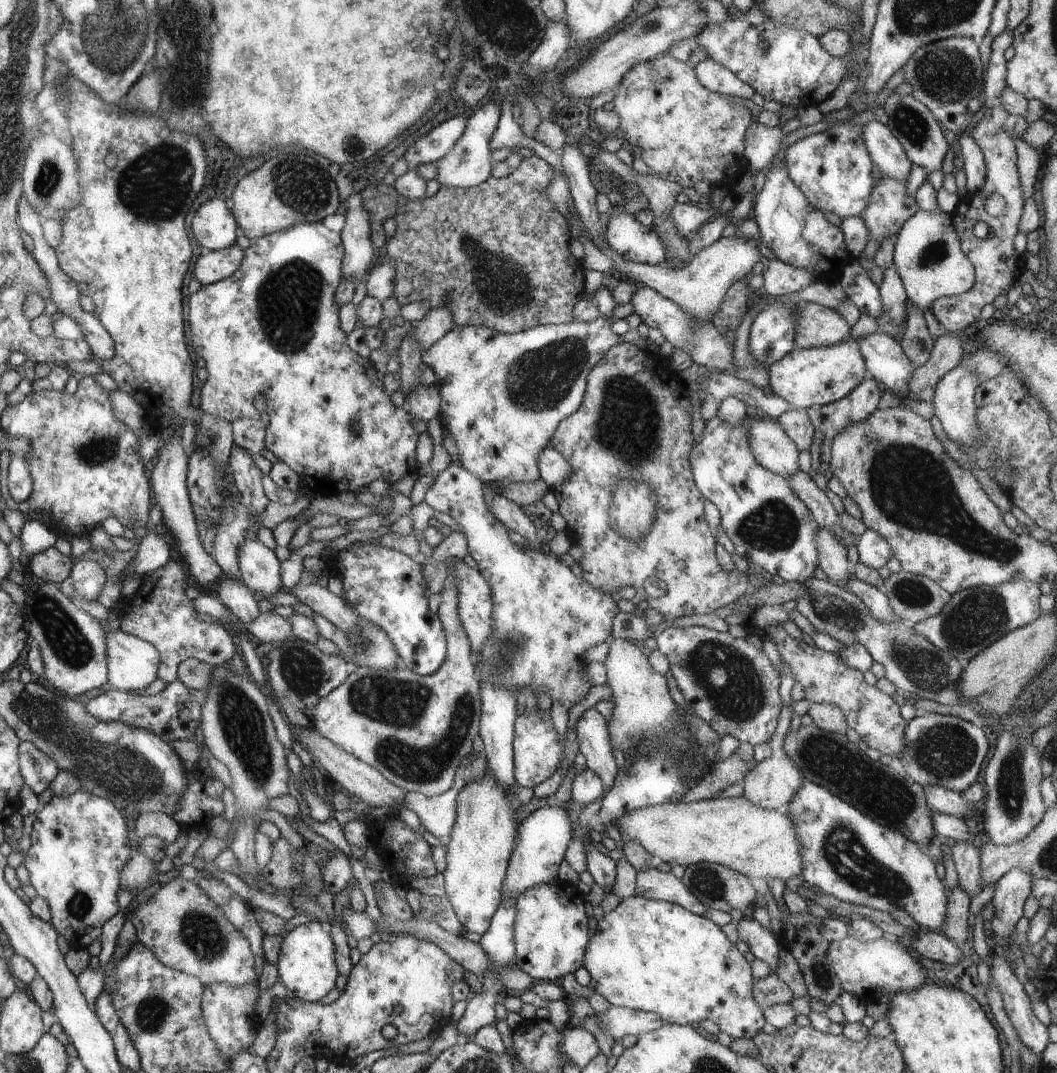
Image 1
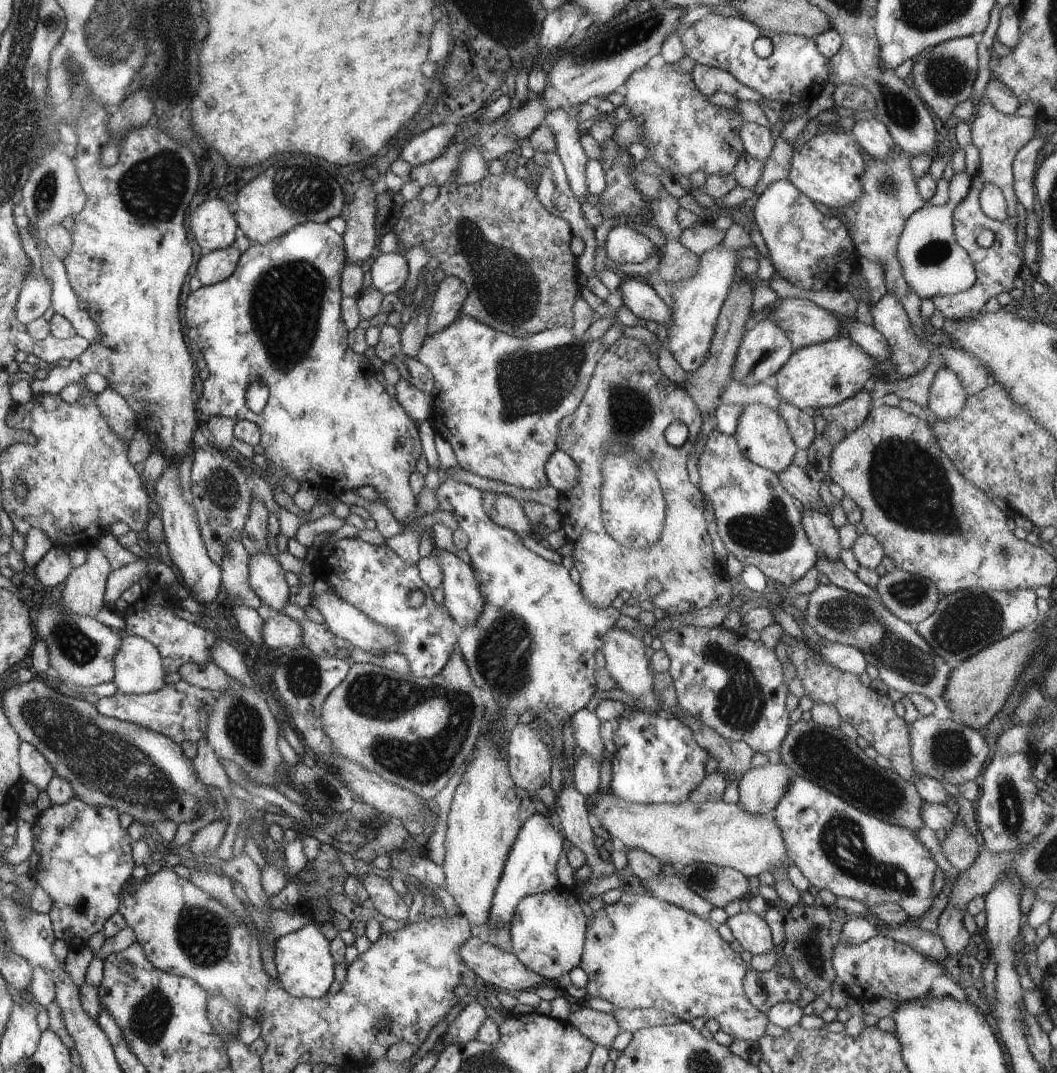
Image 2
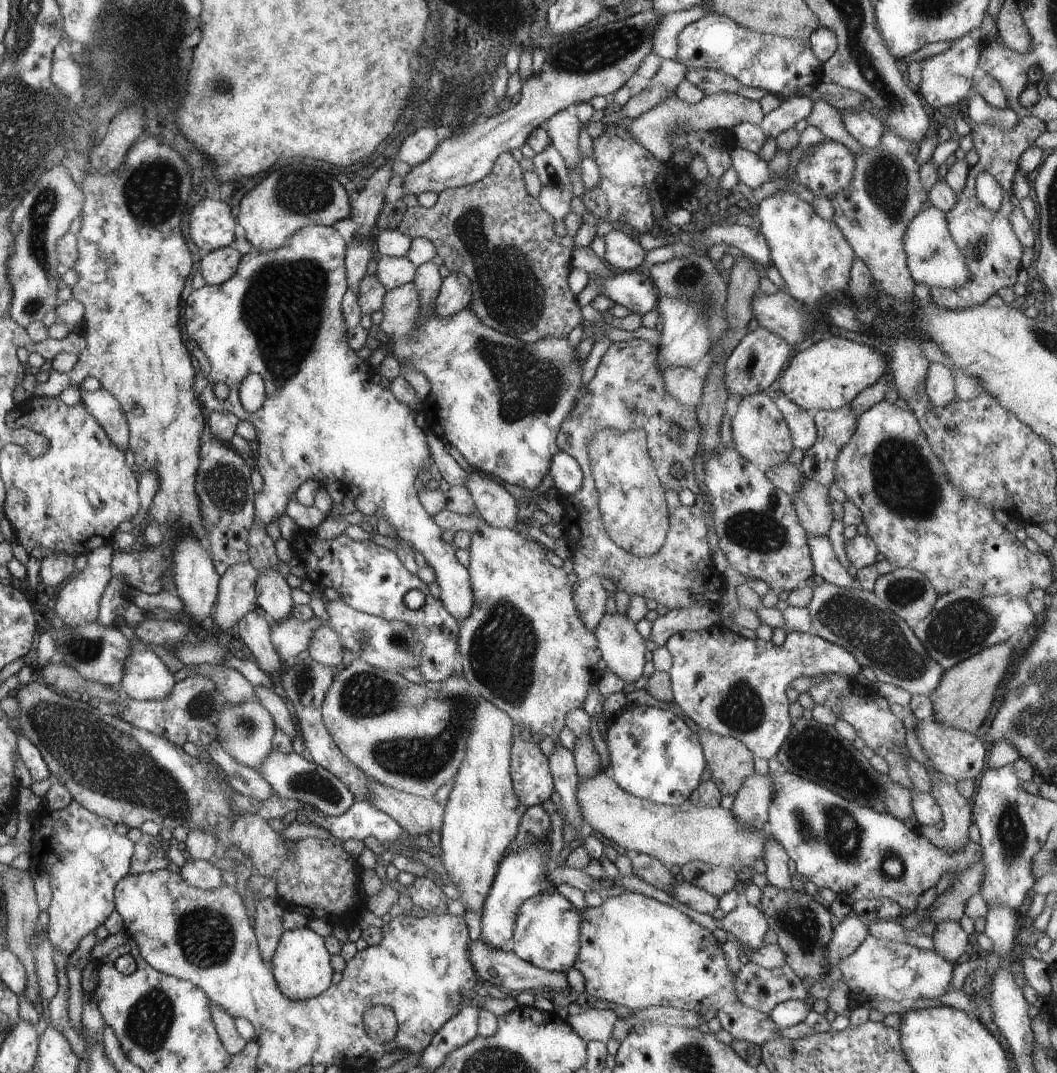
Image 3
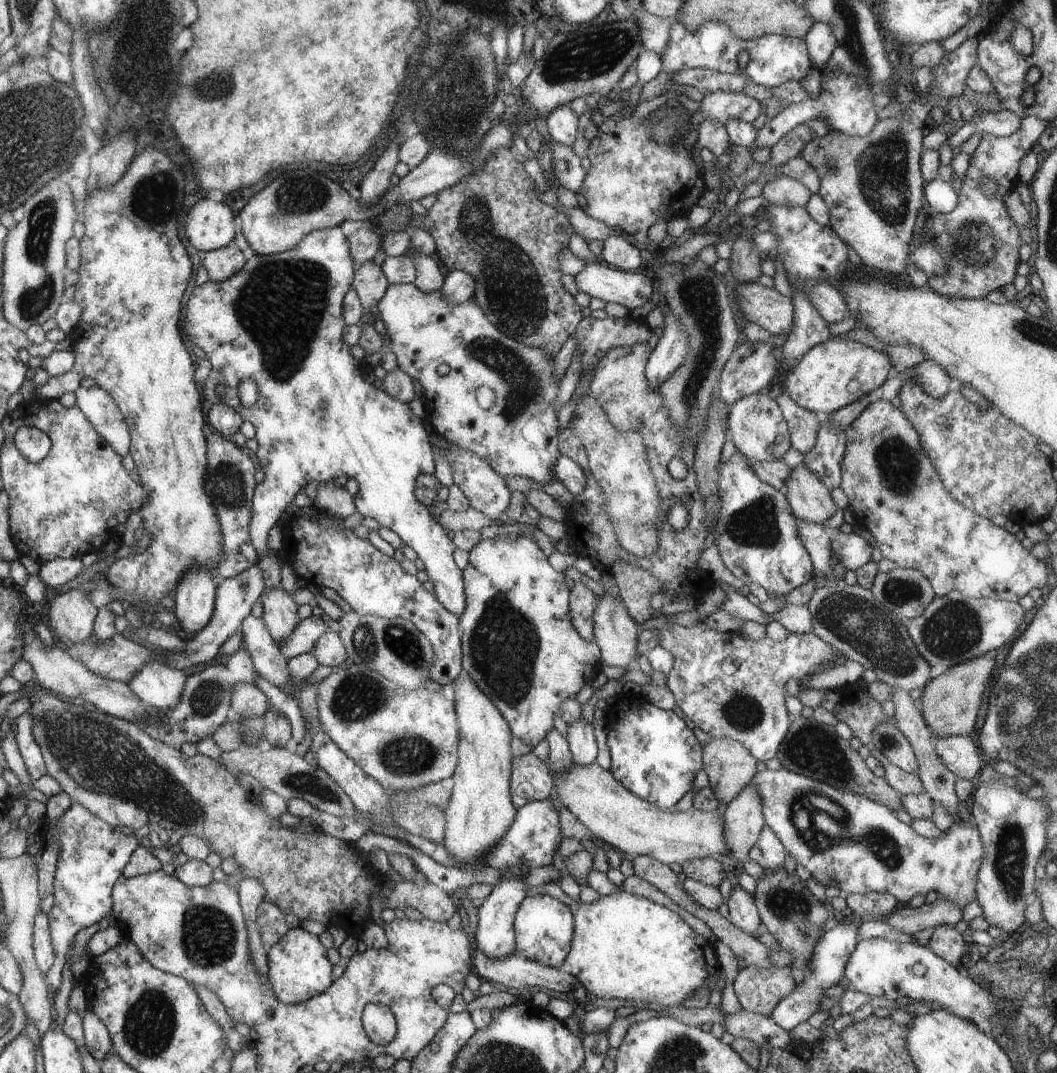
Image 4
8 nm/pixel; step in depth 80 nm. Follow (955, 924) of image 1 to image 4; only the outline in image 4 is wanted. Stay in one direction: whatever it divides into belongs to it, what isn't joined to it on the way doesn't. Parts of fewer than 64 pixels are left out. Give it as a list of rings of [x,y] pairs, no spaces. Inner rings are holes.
[[[951,925],[938,926],[933,930],[932,938],[930,938],[926,947],[932,950],[934,954],[938,954],[940,958],[944,958],[946,962],[956,966],[956,969],[959,969],[962,954],[966,948],[962,934],[952,928]]]

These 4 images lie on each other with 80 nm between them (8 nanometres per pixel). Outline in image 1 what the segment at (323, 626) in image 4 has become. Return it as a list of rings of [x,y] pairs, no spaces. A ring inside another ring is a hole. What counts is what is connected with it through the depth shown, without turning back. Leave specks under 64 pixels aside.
[[[262,613],[256,620],[246,624],[248,634],[255,636],[258,640],[266,643],[286,642],[292,634],[290,622],[274,613]]]

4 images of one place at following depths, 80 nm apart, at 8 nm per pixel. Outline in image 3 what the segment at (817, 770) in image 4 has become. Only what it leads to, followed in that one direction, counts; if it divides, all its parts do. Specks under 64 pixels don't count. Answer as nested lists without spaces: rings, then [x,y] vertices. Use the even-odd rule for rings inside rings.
[[[798,718],[796,724],[792,724],[776,758],[781,770],[820,784],[841,798],[858,802],[860,806],[872,808],[876,812],[892,814],[902,822],[914,817],[912,798],[915,791],[896,784],[888,773],[881,774],[874,770],[861,750],[857,750],[852,742],[842,738],[832,726],[823,726],[813,719]]]

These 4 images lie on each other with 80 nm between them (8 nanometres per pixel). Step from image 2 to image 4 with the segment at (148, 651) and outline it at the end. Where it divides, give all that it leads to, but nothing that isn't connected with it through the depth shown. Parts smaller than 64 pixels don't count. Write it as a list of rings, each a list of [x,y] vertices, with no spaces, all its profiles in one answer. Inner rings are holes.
[[[150,660],[128,682],[130,689],[142,702],[161,710],[174,708],[182,696],[187,674],[158,660]]]

